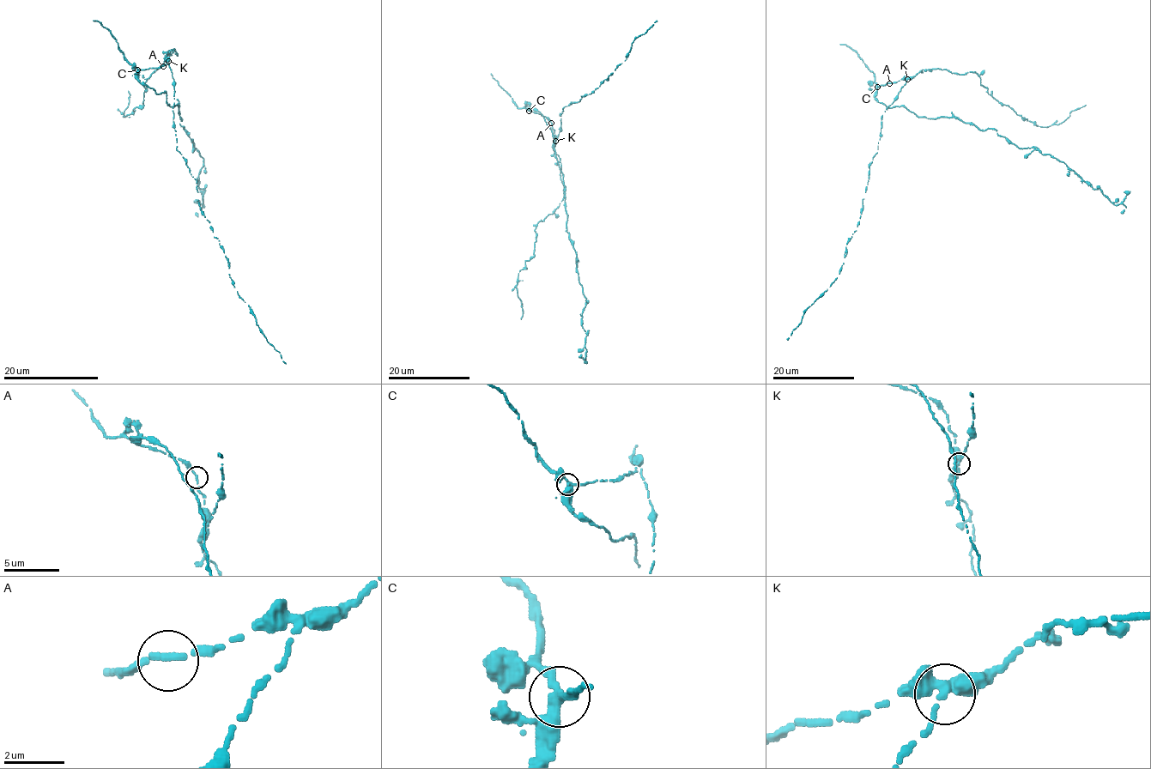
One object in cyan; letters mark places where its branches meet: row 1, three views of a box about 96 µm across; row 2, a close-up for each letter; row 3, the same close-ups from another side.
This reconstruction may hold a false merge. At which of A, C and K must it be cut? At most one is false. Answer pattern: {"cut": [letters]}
{"cut": ["K"]}

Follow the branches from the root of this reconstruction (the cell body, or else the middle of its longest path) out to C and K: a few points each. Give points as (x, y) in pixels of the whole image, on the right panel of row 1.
C: (889, 82), (877, 87)
K: (889, 82), (907, 80)

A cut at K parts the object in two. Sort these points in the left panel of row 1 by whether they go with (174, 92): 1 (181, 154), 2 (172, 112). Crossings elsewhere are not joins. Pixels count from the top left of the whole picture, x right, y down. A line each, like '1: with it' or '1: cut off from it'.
1: with it
2: with it

